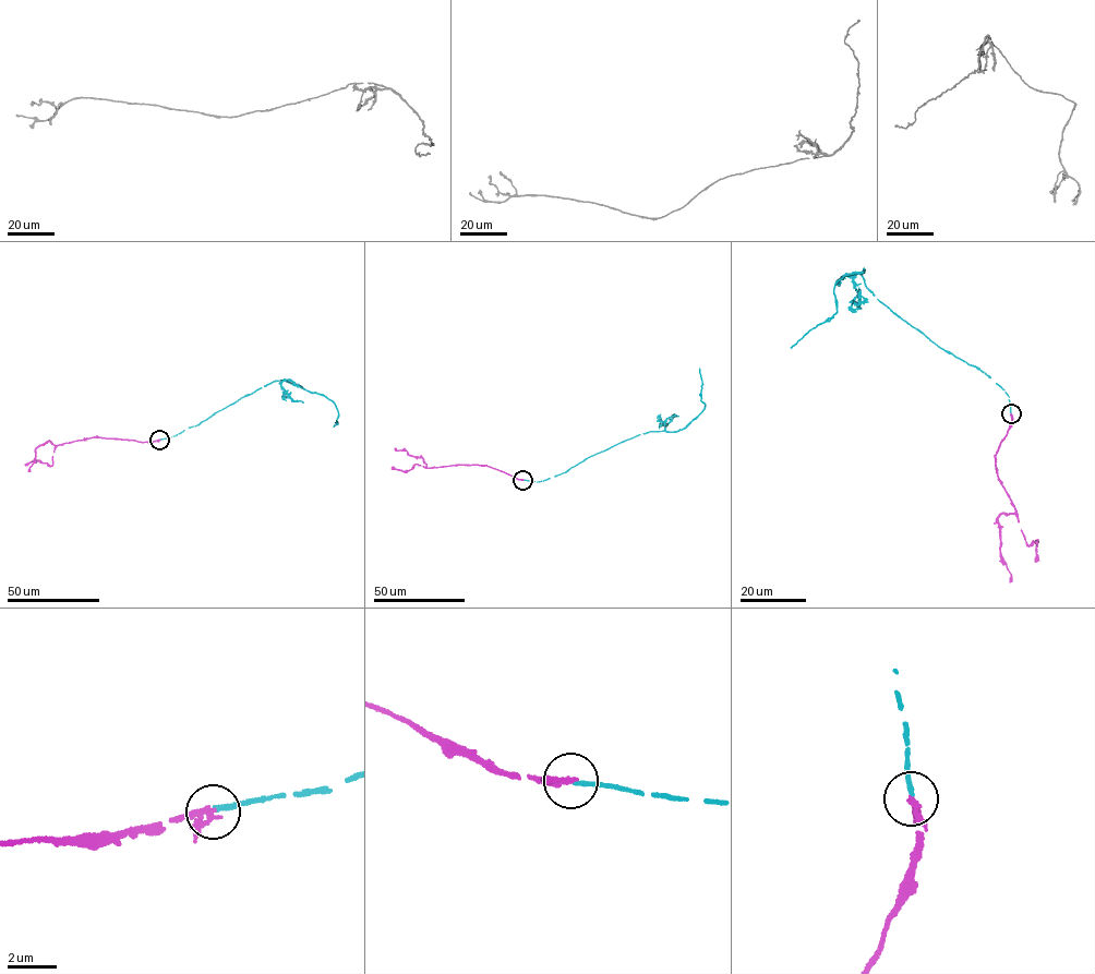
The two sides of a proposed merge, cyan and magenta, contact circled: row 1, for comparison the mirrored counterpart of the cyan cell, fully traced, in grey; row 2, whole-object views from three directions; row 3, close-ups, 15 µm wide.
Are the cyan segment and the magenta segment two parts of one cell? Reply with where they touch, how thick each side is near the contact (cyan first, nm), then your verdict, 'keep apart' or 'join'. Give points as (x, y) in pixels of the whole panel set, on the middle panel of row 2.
place (522, 480); calibres 180 and 200 nm; join

